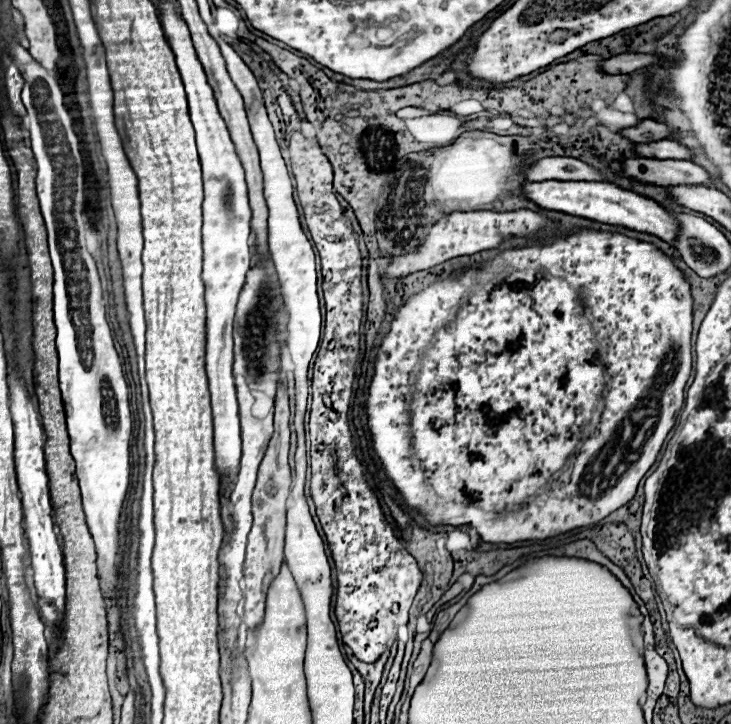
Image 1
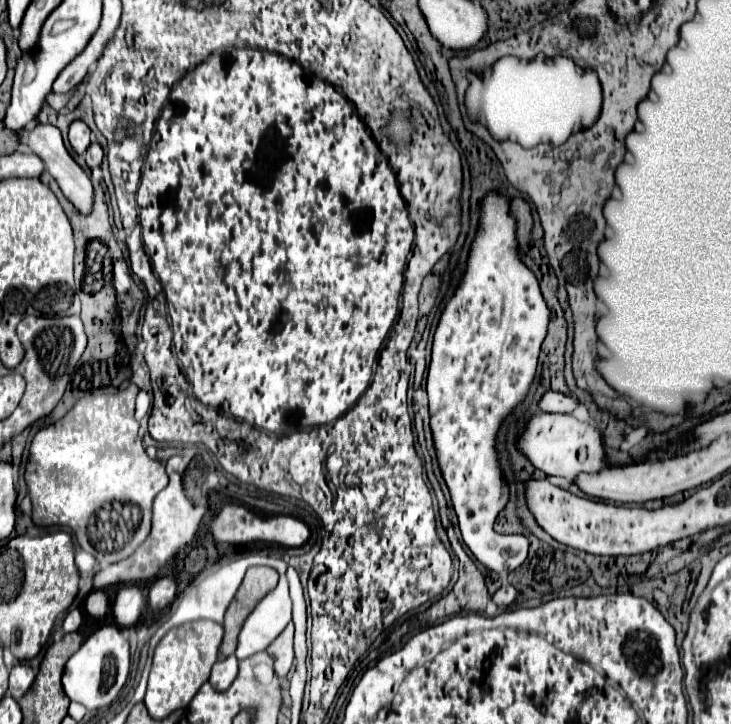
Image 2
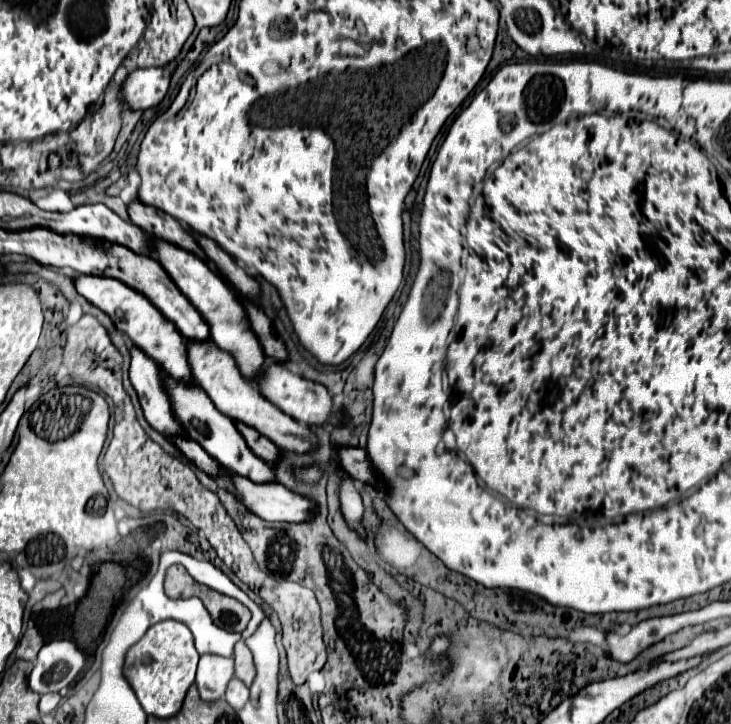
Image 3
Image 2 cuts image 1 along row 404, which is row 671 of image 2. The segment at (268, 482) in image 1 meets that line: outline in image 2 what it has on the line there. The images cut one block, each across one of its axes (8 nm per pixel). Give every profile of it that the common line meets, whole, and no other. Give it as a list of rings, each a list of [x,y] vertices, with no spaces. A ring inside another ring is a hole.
[[[288,624],[284,632],[268,646],[268,654],[274,658],[274,670],[278,678],[286,678],[286,674],[290,672],[294,660],[292,636],[294,636],[294,624]]]

